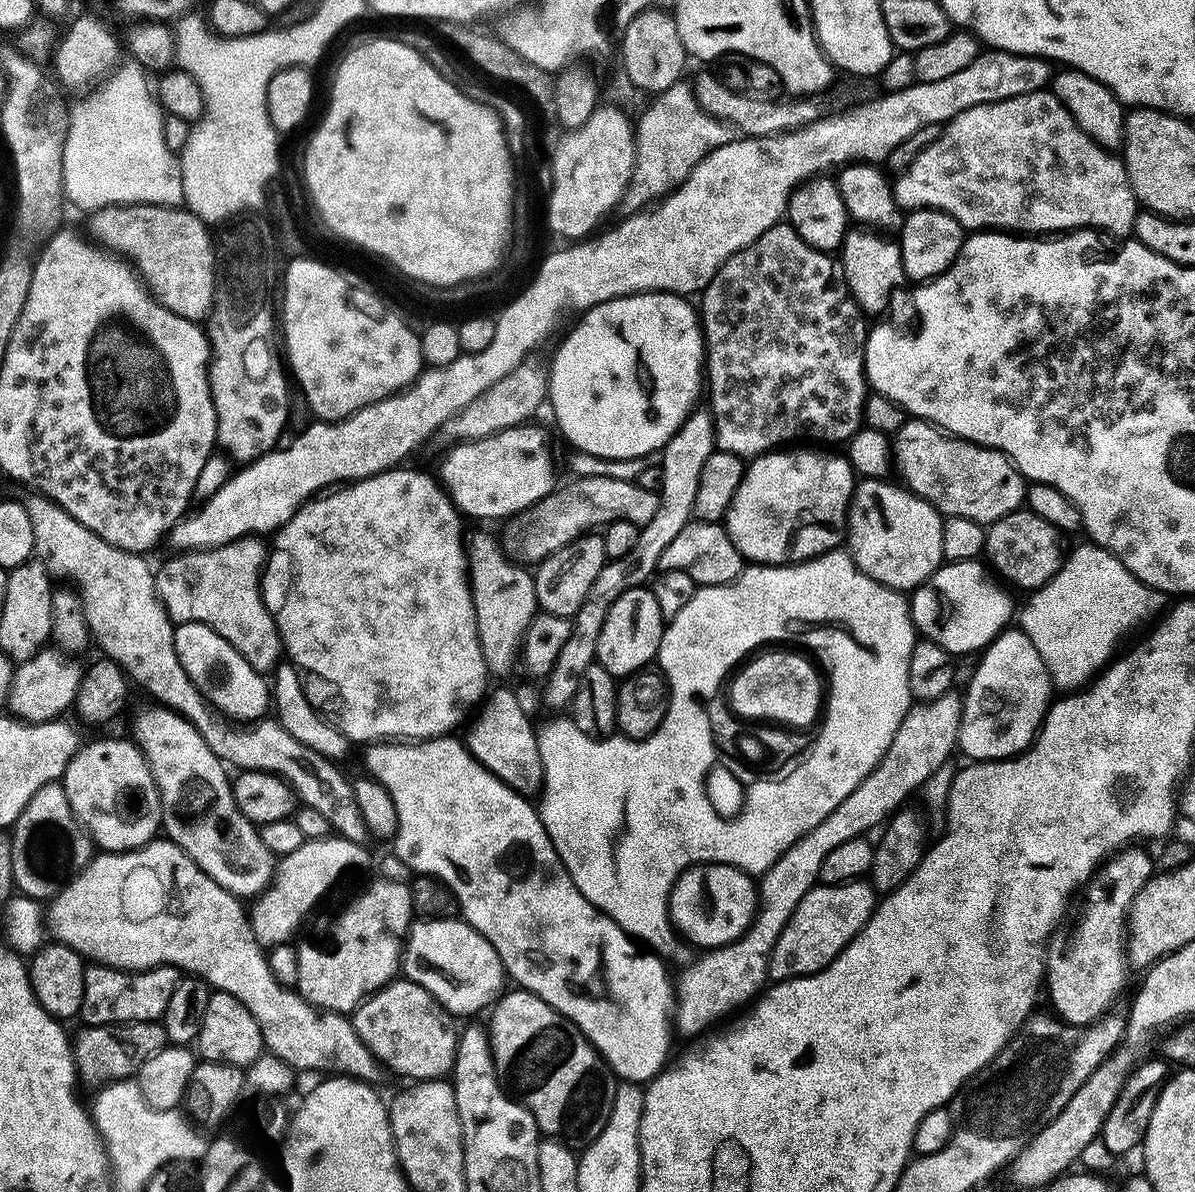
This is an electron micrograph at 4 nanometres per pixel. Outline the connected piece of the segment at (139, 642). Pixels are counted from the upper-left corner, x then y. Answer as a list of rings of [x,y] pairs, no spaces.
[[[39,494],[29,495],[26,507],[34,522],[36,556],[53,577],[76,584],[84,602],[88,631],[103,655],[128,673],[133,685],[145,688],[153,701],[168,706],[172,702],[172,676],[184,676],[176,649],[177,625],[173,624],[156,588],[157,573],[144,556],[123,552],[98,538],[82,522],[70,518],[54,501]]]

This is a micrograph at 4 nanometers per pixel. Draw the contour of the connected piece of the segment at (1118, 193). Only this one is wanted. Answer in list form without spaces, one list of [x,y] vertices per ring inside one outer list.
[[[1043,90],[1006,101],[974,106],[972,109],[966,110],[966,114],[958,114],[958,118],[954,118],[943,127],[944,132],[941,137],[918,156],[910,169],[895,177],[896,201],[905,213],[945,212],[972,234],[979,234],[985,230],[999,230],[1005,234],[1071,234],[1081,230],[1091,230],[1107,234],[1109,237],[1124,236],[1120,238],[1128,238],[1135,233],[1138,201],[1128,177],[1128,167],[1124,165],[1123,159],[1119,155],[1113,154],[1094,138],[1087,136],[1070,114],[1070,110],[1066,110],[1066,106],[1052,91]]]

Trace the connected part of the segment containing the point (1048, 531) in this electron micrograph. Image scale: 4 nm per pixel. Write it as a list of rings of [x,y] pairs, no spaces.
[[[1021,510],[1002,518],[987,529],[986,560],[988,558],[987,563],[1009,585],[1017,584],[1025,588],[1025,593],[1031,594],[1037,588],[1045,588],[1063,570],[1066,559],[1064,540],[1065,537],[1057,528],[1050,526],[1046,518],[1038,518],[1038,514]]]

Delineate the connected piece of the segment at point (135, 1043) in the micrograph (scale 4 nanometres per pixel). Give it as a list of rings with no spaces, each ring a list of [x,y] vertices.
[[[138,1022],[137,1024],[114,1024],[107,1028],[83,1029],[85,1032],[74,1040],[76,1071],[79,1079],[95,1086],[107,1086],[117,1080],[130,1080],[139,1077],[142,1066],[154,1054],[169,1047],[168,1035],[163,1023]]]

